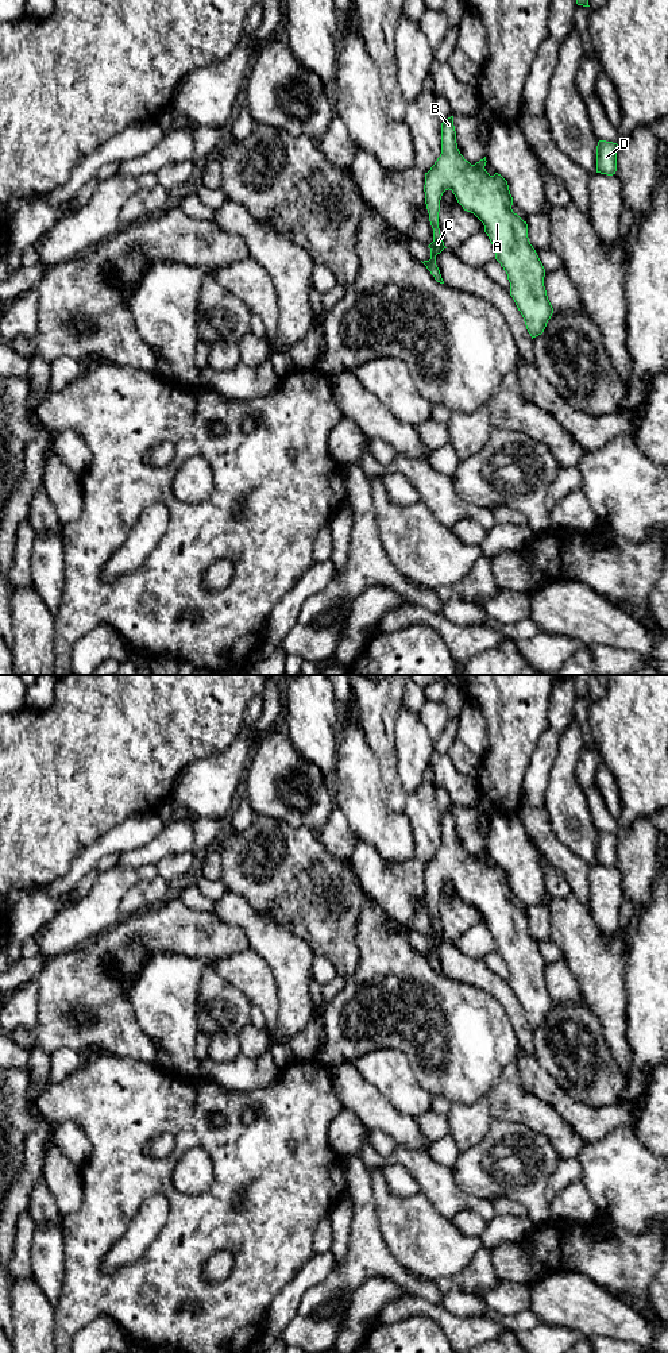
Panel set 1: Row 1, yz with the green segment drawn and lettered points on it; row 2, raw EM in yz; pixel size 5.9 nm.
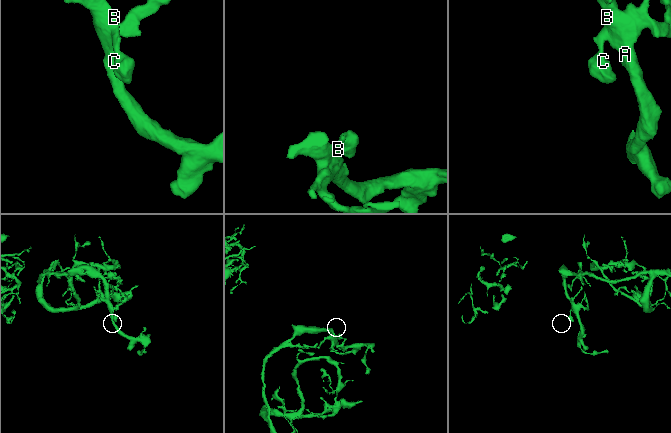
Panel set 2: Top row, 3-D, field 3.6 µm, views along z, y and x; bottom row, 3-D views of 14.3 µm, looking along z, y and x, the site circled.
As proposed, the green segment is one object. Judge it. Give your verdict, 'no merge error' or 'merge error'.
no merge error

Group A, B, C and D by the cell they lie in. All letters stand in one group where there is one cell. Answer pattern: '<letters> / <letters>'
A B C D

